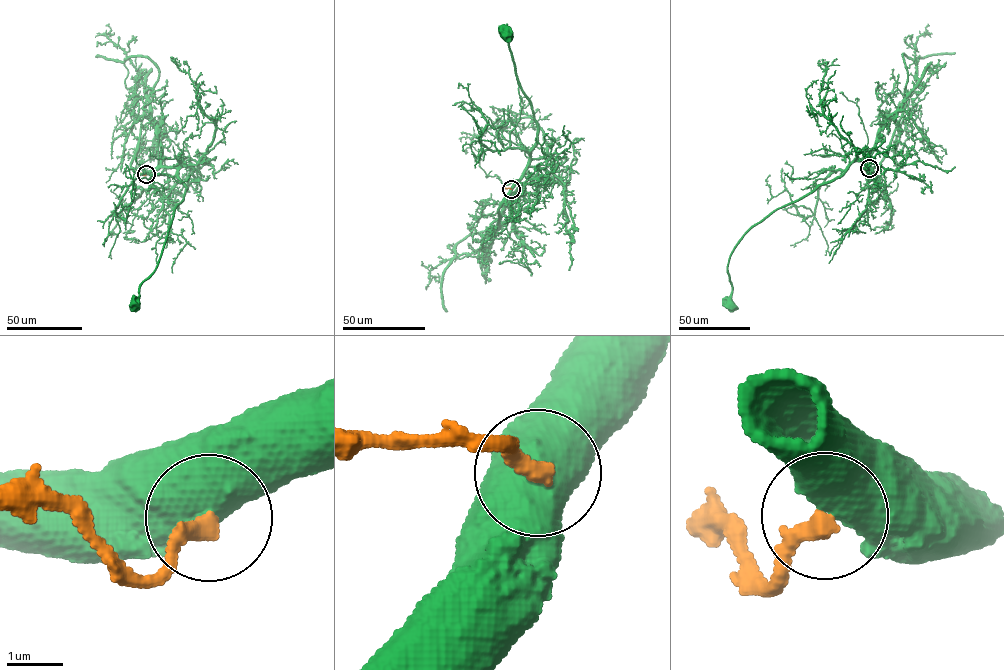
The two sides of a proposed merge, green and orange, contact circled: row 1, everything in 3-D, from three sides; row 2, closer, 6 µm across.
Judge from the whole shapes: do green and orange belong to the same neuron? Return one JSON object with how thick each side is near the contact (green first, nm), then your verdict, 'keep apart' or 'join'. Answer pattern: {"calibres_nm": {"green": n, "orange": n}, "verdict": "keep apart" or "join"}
{"calibres_nm": {"green": 800, "orange": 340}, "verdict": "keep apart"}

